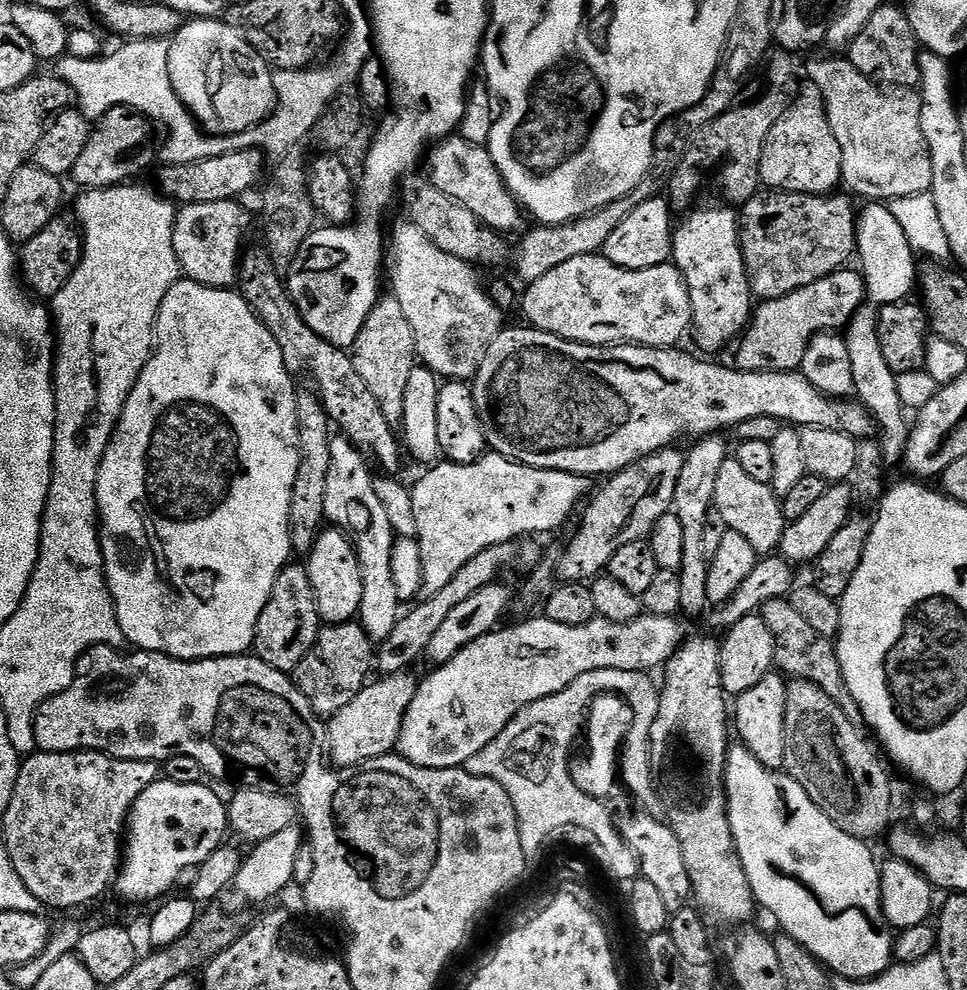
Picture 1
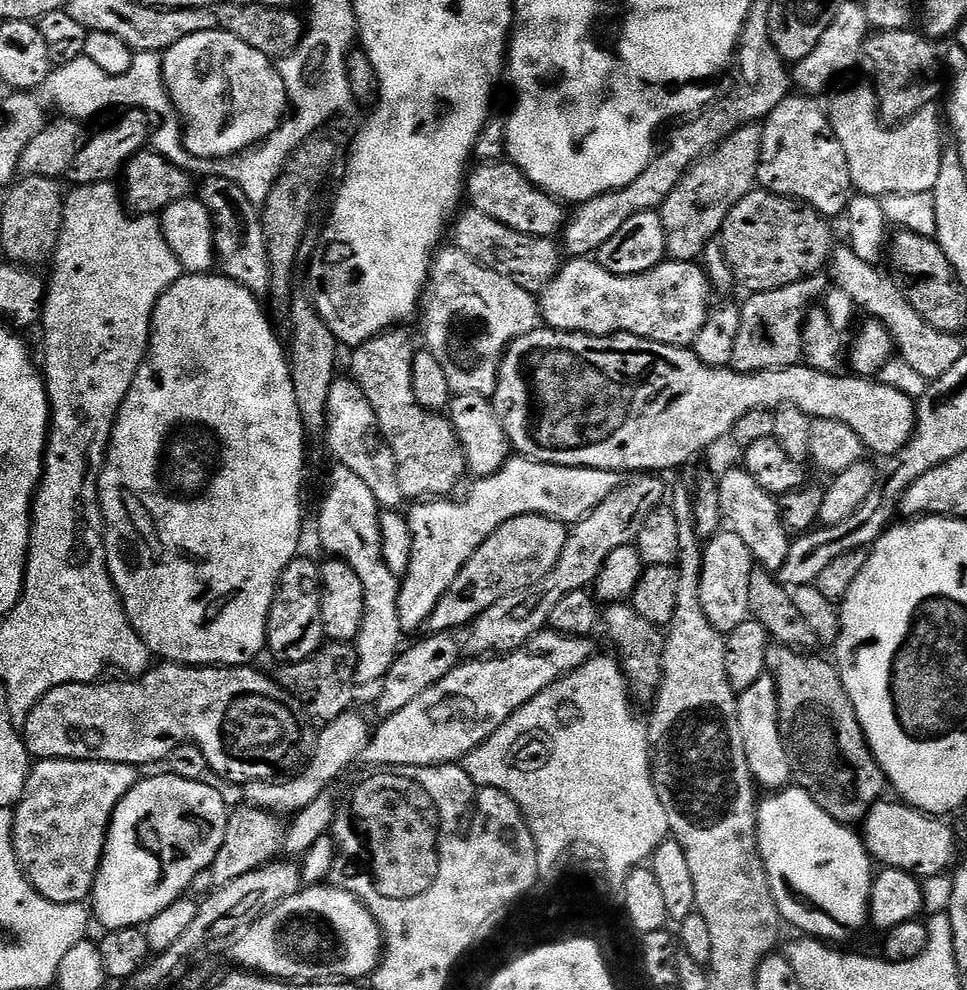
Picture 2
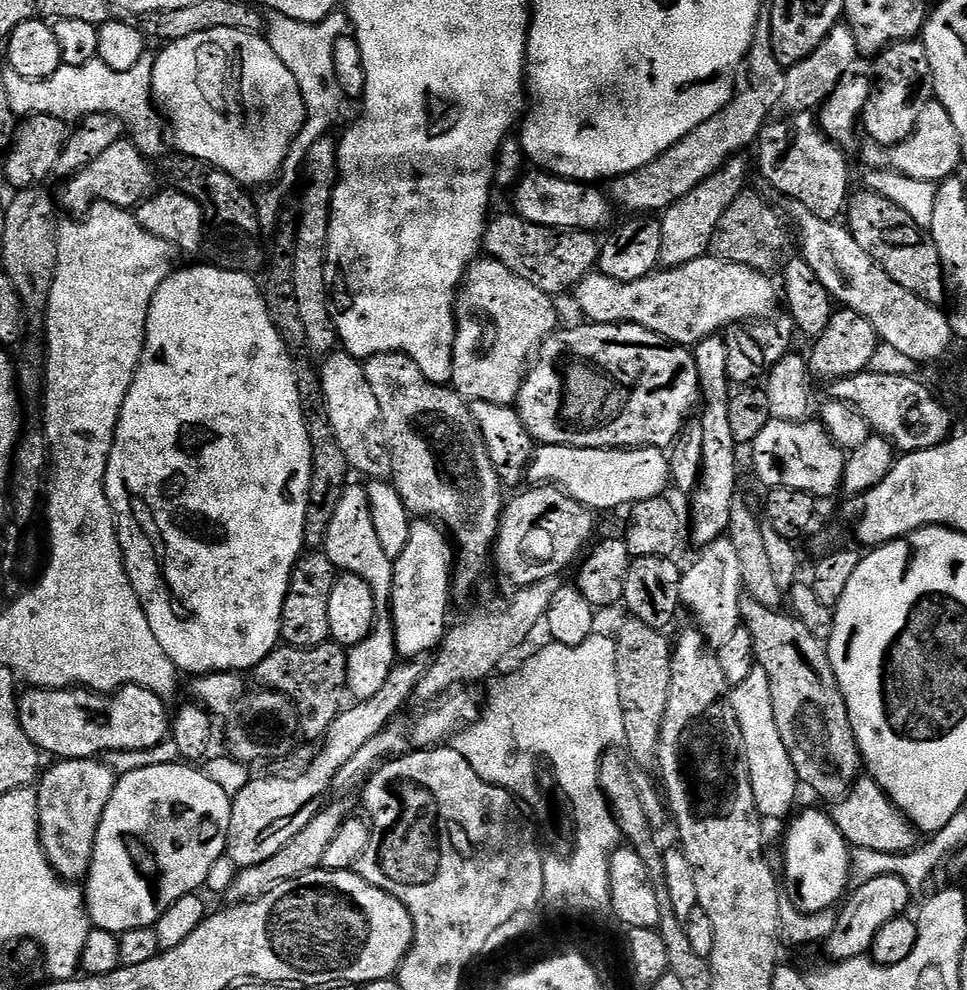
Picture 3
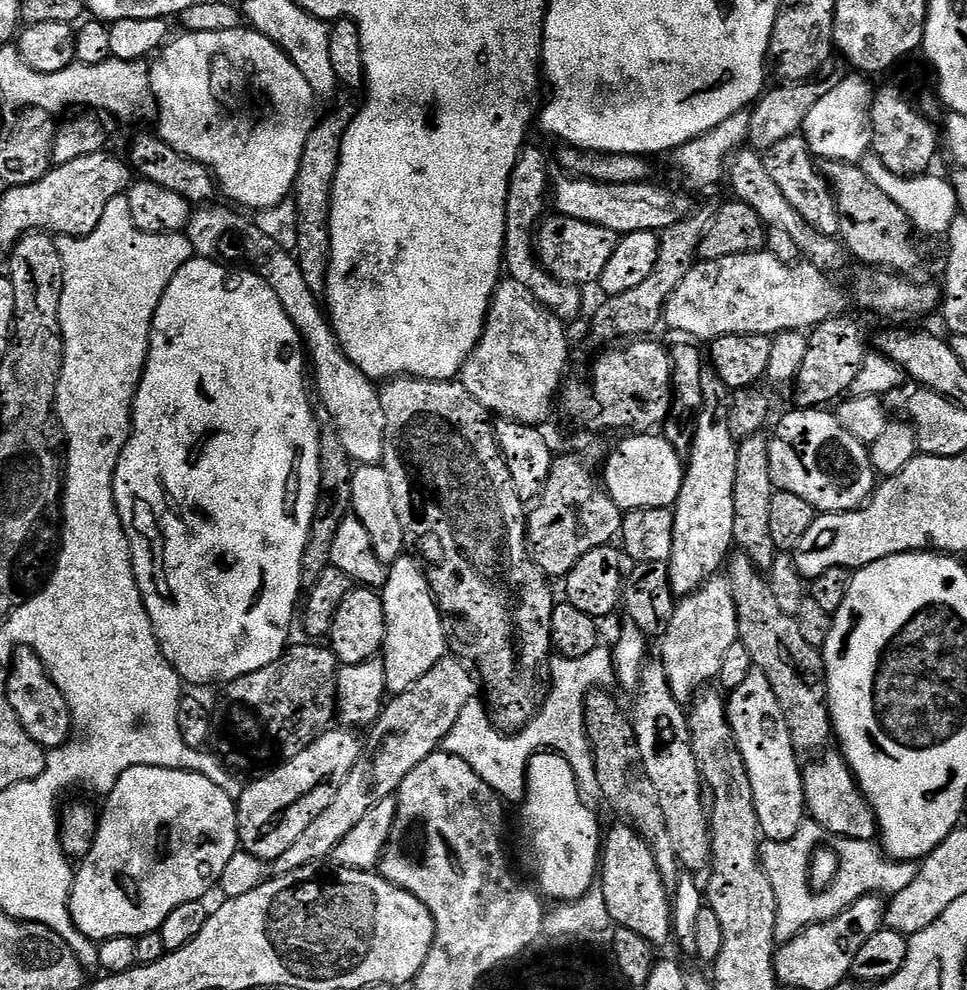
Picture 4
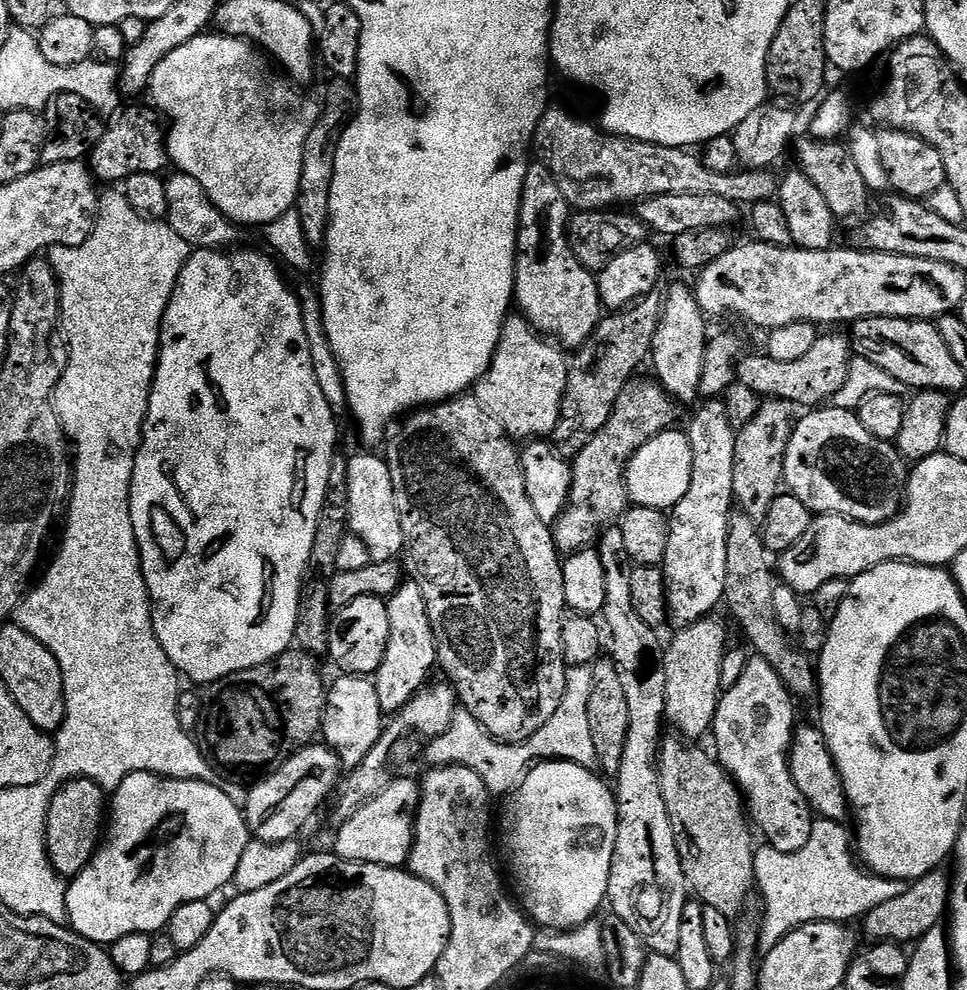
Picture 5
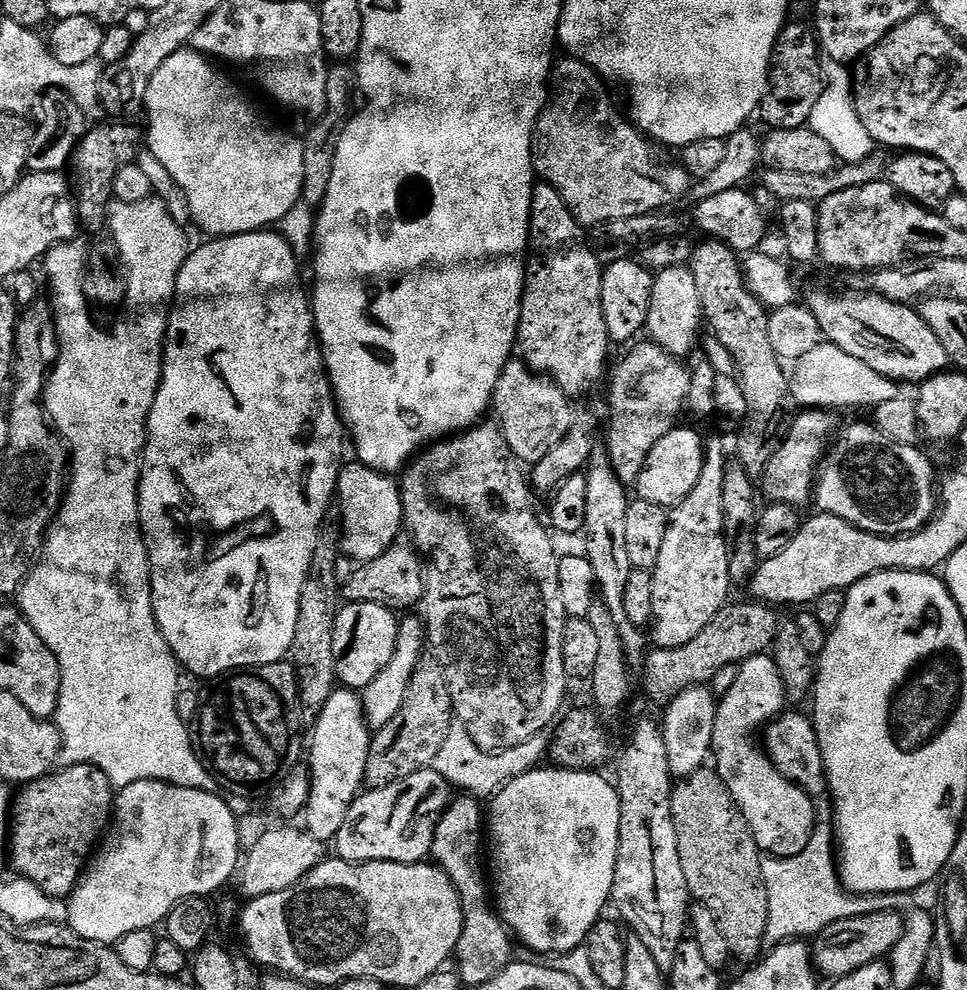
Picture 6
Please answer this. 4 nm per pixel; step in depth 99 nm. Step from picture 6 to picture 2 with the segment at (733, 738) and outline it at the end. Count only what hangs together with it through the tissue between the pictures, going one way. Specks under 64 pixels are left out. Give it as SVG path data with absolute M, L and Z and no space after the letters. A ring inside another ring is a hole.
M766 674L754 682L746 691L739 693L738 726L742 730L742 746L746 746L746 762L753 781L764 790L783 790L789 787L793 779L790 758L780 733L778 702L776 701L776 683Z

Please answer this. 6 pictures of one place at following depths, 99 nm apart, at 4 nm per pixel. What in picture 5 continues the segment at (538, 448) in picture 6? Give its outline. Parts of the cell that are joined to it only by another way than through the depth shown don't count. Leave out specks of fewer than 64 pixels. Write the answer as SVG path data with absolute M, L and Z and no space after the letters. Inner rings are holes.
M512 314L505 320L492 365L487 374L476 381L474 395L485 410L494 414L509 437L520 442L551 437L558 426L560 400L564 397L568 376L569 361L566 356L564 360L563 354L555 343L537 332L523 315Z

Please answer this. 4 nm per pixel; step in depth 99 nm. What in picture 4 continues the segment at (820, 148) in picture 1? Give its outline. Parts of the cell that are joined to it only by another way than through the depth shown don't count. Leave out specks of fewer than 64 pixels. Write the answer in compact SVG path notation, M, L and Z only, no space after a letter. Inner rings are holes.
M800 134L790 138L782 138L778 146L770 146L763 153L763 160L771 181L778 184L782 195L790 206L802 216L806 223L818 234L833 238L840 235L840 211L828 179L818 167L817 161L808 150L807 142Z

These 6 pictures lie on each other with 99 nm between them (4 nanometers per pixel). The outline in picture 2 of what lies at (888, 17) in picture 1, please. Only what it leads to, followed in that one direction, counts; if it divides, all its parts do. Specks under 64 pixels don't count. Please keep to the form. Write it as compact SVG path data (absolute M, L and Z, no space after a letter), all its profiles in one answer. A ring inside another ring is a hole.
M911 27L873 31L860 51L859 67L868 71L867 79L876 90L880 119L889 126L902 124L926 105L939 101L941 57L936 57L932 45L935 43L923 31L912 31Z

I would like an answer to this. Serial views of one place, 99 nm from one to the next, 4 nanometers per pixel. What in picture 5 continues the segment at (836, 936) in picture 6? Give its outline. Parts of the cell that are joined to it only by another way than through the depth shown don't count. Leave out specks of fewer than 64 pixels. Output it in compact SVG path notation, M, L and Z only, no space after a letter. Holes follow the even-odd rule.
M943 871L927 872L921 880L911 881L905 887L898 898L890 898L890 902L882 902L874 910L870 910L862 917L864 932L872 942L891 942L901 946L909 942L915 942L924 937L930 929L937 927L941 923L940 919L945 919L950 908L950 880L947 875L943 876Z

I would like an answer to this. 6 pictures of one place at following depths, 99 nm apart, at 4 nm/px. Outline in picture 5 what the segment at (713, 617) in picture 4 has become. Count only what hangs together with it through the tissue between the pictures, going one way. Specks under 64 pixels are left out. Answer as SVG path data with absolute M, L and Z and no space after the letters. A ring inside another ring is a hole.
M705 618L694 622L688 628L681 628L675 634L672 645L663 653L666 674L667 723L677 728L679 735L689 742L696 742L700 735L711 733L712 723L720 705L722 689L722 658L729 647L728 632L717 618Z

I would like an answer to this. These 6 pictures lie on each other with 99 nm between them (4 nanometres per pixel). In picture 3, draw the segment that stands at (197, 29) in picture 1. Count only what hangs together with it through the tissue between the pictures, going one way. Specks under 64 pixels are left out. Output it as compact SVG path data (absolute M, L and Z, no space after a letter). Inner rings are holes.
M206 30L202 34L194 34L185 40L179 40L173 44L165 43L160 53L155 53L154 70L152 71L152 94L153 97L162 105L166 113L166 120L172 123L172 136L176 139L177 153L193 156L202 162L214 165L218 170L230 174L238 183L245 186L260 184L259 186L268 186L279 176L282 166L288 157L290 146L296 140L296 136L302 130L304 119L308 117L308 111L302 98L302 90L298 90L298 78L290 74L286 62L274 54L272 47L268 45L267 39L263 35L255 32L243 32L242 30Z

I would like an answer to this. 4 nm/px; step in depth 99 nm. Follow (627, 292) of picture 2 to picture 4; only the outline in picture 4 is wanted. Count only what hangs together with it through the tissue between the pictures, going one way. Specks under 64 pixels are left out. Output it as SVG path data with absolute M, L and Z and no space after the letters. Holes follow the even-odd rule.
M767 250L758 252L747 252L746 254L734 254L730 258L718 258L717 260L700 260L690 270L690 274L686 274L686 278L682 278L682 286L678 286L678 290L674 290L672 297L668 299L668 303L664 306L663 323L669 324L676 332L681 332L681 337L691 338L693 341L711 342L717 340L720 336L729 336L730 334L738 334L739 336L767 336L775 337L778 332L798 332L801 330L815 330L820 325L825 324L827 320L831 320L834 316L843 316L849 311L848 300L844 297L844 292L831 280L829 273L825 269L817 268L815 264L800 262L795 267L778 262L774 258L774 254Z

